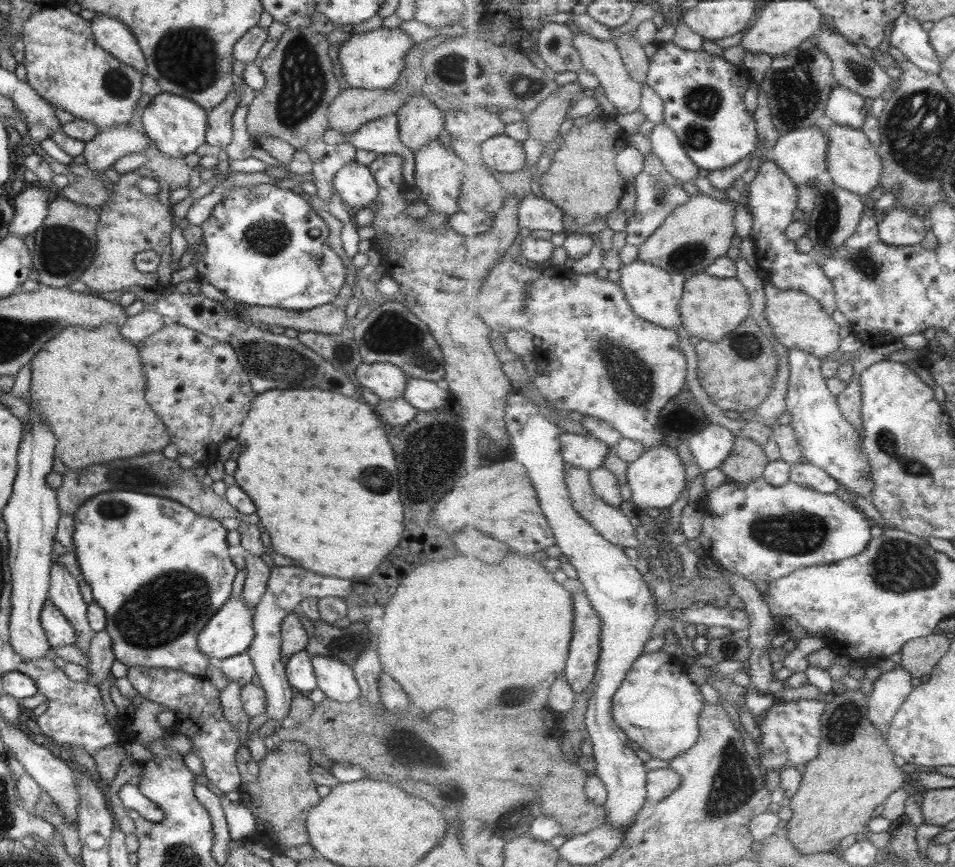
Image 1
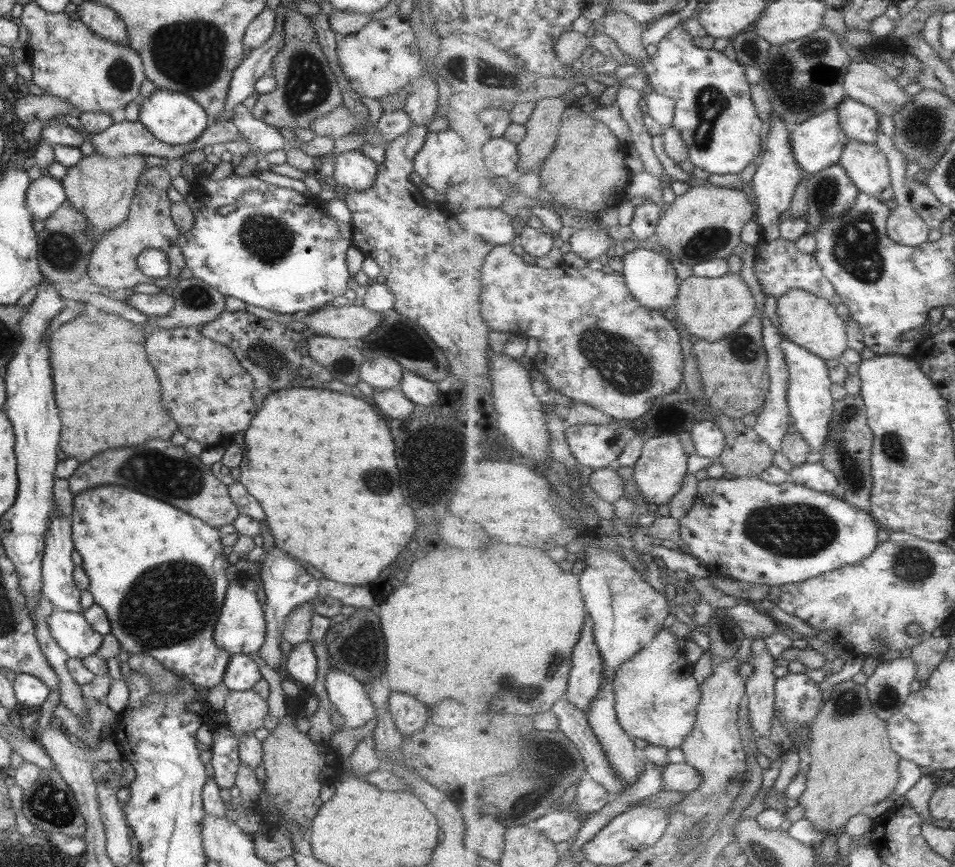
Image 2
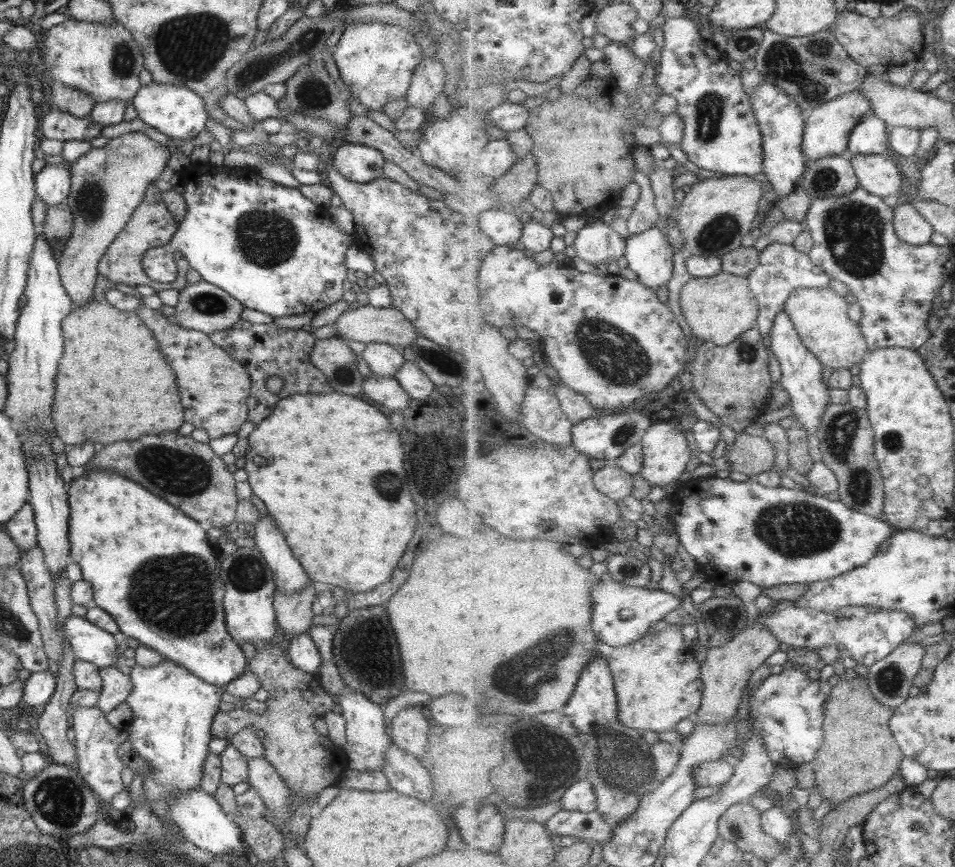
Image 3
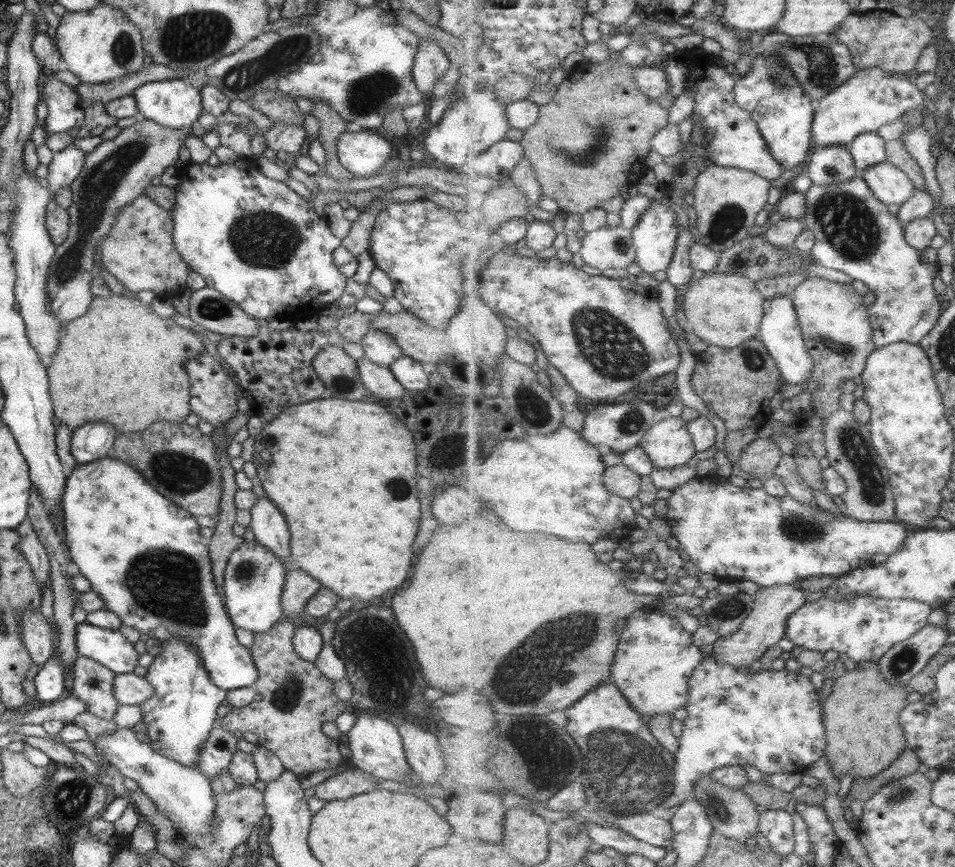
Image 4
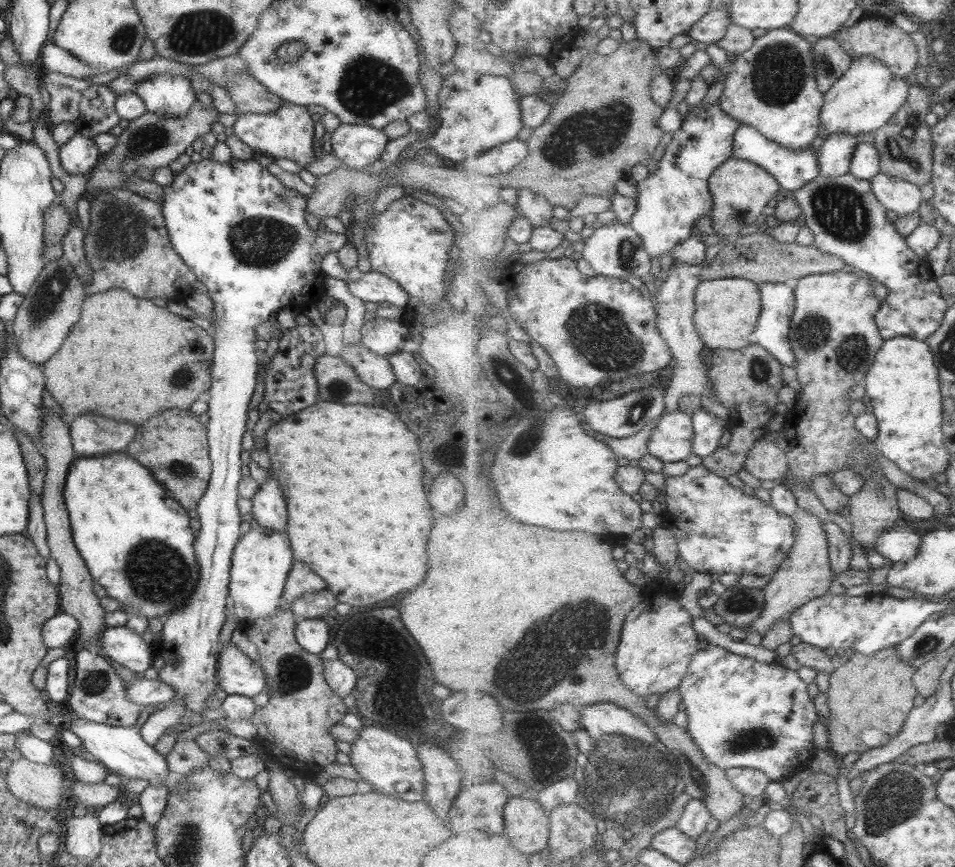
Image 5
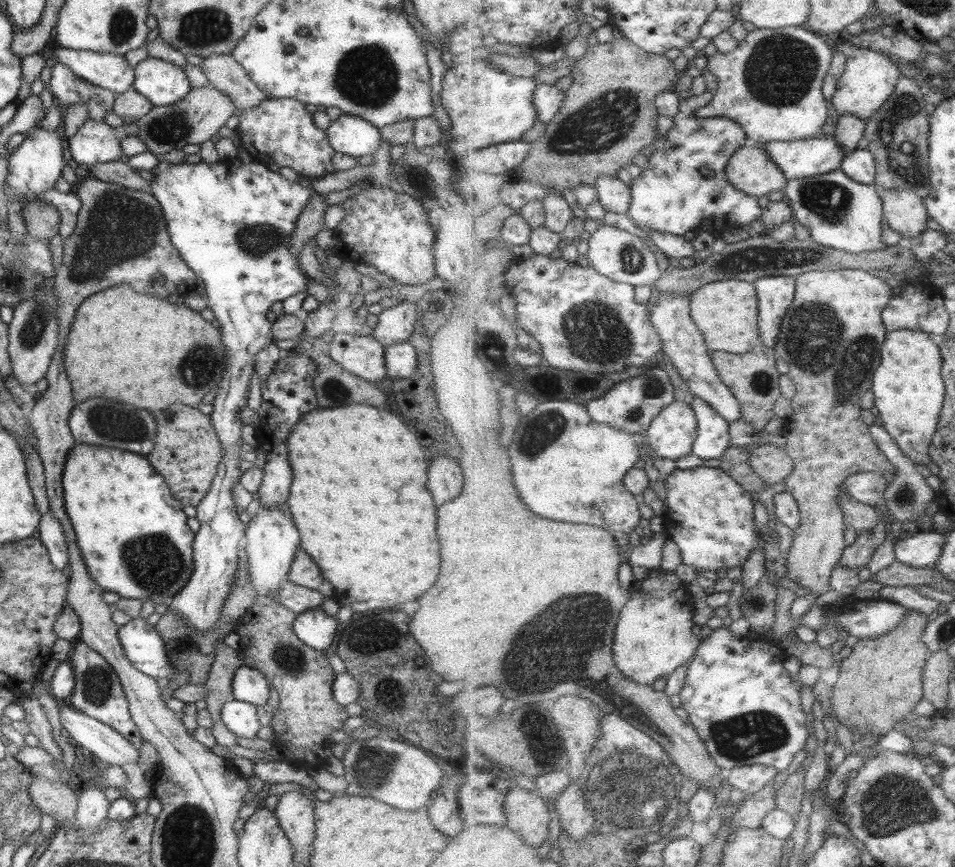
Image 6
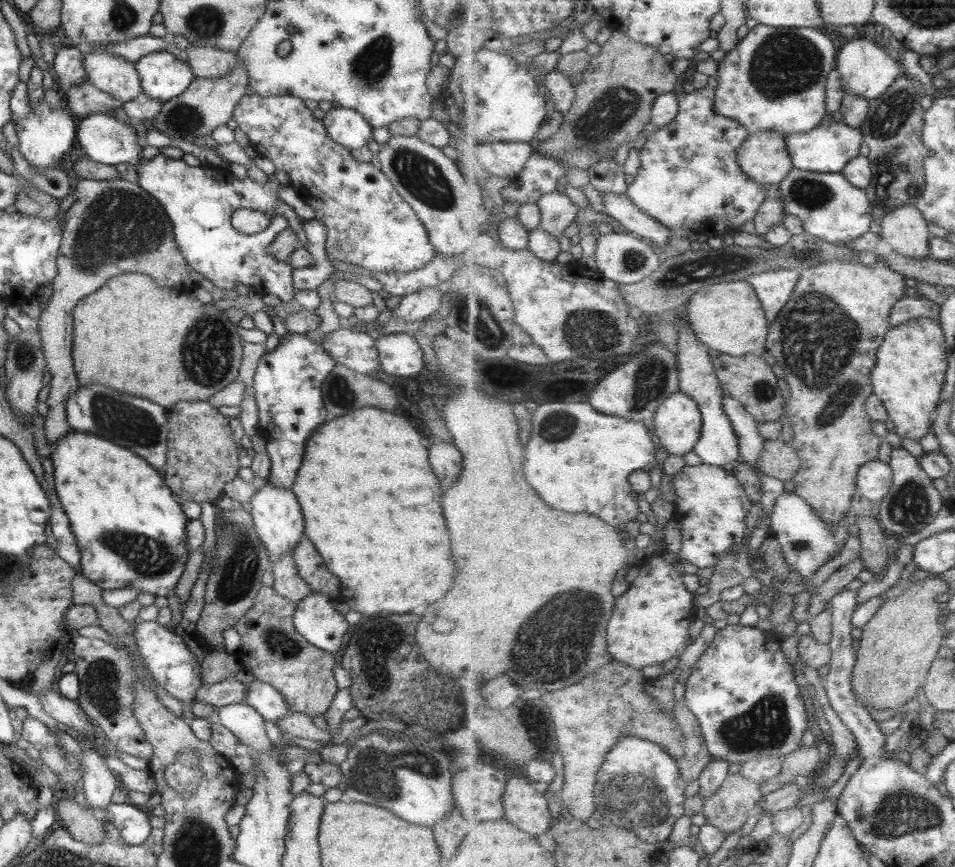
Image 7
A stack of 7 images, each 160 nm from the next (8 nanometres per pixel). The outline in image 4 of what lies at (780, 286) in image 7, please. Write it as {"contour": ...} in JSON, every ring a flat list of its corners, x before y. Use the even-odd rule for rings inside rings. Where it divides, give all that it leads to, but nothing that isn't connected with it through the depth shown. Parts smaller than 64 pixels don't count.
{"contour":[[780,294,774,300,767,302,767,311,757,338,764,342,770,355,776,360,785,383,803,384,812,378,815,362,806,347,792,295]]}

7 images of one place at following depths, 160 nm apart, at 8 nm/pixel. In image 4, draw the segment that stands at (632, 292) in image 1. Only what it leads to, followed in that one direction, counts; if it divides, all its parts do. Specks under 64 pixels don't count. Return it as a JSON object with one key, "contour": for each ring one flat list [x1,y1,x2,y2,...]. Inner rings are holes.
{"contour":[[653,201,651,209,632,230,636,262,643,271,651,275,669,268,679,231,675,212,663,202]]}

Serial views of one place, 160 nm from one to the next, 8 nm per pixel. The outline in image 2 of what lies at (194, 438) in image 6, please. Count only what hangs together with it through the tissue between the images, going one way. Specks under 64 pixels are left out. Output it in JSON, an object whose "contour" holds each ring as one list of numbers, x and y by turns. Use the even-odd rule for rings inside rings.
{"contour":[[149,440,143,445,129,446,121,450,105,450,86,462,79,463,77,469,66,480,72,496,96,486,115,485,141,492,157,500,189,513,205,522,211,528,231,524,240,513,239,507,227,495,227,485,205,467,199,456,194,457,183,451,183,446,174,446,171,440]]}

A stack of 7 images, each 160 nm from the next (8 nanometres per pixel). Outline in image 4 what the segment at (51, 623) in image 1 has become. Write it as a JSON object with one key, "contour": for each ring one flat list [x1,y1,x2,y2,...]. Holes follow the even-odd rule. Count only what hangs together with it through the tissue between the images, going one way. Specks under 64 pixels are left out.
{"contour":[[85,622,76,624,75,627,75,646,78,656,84,656,108,668,114,674,132,672,137,665,137,653,133,649,133,644,126,641,118,630,97,628]]}

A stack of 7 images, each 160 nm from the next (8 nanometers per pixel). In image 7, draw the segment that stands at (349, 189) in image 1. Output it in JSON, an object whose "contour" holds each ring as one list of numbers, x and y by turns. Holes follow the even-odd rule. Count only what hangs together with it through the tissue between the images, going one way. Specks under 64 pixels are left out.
{"contour":[[331,108,321,119,327,136,349,151,366,146,372,138,372,128,367,121,354,110]]}

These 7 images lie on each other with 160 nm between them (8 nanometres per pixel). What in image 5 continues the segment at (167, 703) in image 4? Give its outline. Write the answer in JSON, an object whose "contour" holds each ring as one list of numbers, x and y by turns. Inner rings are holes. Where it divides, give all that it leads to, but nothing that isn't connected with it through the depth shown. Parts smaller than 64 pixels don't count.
{"contour":[[231,157,226,162,213,163,209,158,202,158,197,163,190,161,174,173,173,182,169,186,162,187,161,212,171,246,196,279,205,285,206,294,214,304,211,378,210,387,204,395,207,398,206,413,209,416,205,428,211,473,207,488,195,508,200,528,193,540,193,554,200,568,200,577,187,602,163,617,160,641,156,646,156,654,164,660,157,679,173,689,173,696,169,701,182,700,191,714,201,715,207,708,205,701,213,697,216,689,216,658,221,647,219,630,224,621,230,558,239,540,239,523,244,519,237,510,236,502,241,479,241,439,258,370,259,352,254,345,257,338,253,326,267,321,271,312,287,308,303,311,325,295,322,281,328,276,322,272,322,259,328,252,336,253,347,242,344,234,328,232,325,235,321,229,311,229,303,219,307,196,284,187,275,179,276,176,271,175,266,167,259,165,254,159]]}

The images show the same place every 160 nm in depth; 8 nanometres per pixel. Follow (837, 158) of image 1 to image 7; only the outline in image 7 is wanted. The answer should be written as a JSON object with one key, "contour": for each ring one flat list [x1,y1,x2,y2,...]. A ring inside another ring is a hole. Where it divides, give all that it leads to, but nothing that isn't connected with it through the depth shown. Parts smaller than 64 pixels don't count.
{"contour":[[914,204,901,206,882,218,880,235,893,250,903,256,925,260,930,256,927,219]]}

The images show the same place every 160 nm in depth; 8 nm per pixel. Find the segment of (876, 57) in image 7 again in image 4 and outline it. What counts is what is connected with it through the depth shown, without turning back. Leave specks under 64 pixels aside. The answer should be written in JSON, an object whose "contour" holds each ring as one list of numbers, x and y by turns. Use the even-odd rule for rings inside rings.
{"contour":[[878,67,859,69,847,82,817,102,812,128,813,150,849,146,860,134,877,132,881,126,901,119,905,112,923,105,926,98,913,79,887,73]]}

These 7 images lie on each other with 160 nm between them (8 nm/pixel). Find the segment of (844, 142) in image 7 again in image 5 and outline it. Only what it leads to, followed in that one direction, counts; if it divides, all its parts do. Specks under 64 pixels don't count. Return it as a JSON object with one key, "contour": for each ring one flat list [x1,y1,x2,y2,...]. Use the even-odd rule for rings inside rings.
{"contour":[[740,122,735,135,733,157,750,160,762,166,779,181,784,192,788,190,799,190,820,175,818,151,809,149,809,147,803,151,789,150,779,143,773,142,773,140,769,140,766,136,763,136,753,125,744,122]]}

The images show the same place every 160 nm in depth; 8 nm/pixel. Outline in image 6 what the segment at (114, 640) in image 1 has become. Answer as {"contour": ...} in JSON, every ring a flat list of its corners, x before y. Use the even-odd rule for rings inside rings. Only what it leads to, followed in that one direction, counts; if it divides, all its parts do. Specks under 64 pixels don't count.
{"contour":[[76,445,68,452,65,465,63,466,63,473,61,476,62,497,65,507,65,512,72,524,73,534,75,536,75,545,82,556,86,569,90,574,93,582,96,582,104,591,114,592,117,596,141,600,152,600,156,602,168,603,167,599,175,596,189,580,194,569,192,561,192,543,193,532,191,532,186,517,182,509,182,505,178,500,173,498,172,492,167,488,163,477,158,476,154,469,147,463,145,457,135,454,134,452,127,452,115,448,99,447,94,445],[246,665,235,669,231,682,232,698,249,704,263,705,269,696,269,684,257,669]]}

